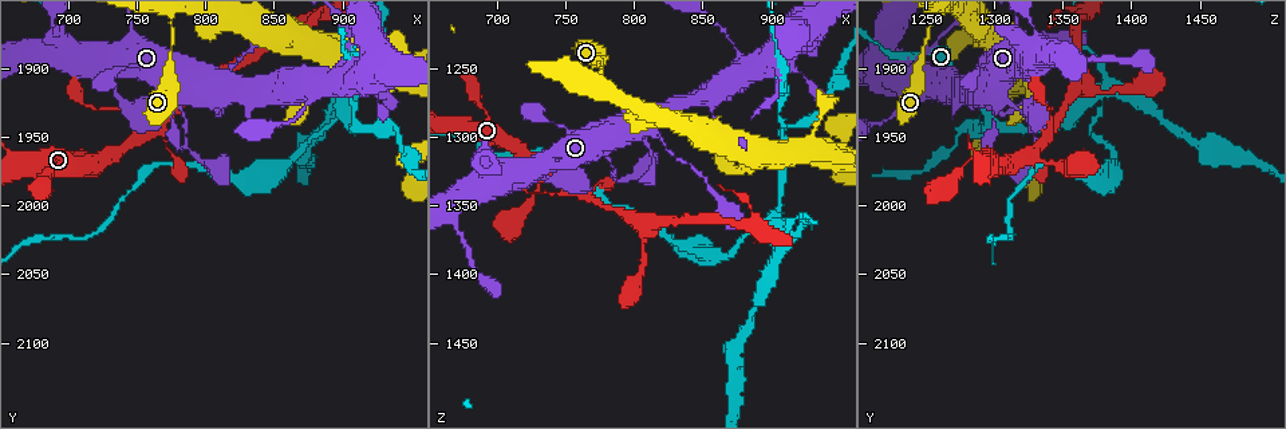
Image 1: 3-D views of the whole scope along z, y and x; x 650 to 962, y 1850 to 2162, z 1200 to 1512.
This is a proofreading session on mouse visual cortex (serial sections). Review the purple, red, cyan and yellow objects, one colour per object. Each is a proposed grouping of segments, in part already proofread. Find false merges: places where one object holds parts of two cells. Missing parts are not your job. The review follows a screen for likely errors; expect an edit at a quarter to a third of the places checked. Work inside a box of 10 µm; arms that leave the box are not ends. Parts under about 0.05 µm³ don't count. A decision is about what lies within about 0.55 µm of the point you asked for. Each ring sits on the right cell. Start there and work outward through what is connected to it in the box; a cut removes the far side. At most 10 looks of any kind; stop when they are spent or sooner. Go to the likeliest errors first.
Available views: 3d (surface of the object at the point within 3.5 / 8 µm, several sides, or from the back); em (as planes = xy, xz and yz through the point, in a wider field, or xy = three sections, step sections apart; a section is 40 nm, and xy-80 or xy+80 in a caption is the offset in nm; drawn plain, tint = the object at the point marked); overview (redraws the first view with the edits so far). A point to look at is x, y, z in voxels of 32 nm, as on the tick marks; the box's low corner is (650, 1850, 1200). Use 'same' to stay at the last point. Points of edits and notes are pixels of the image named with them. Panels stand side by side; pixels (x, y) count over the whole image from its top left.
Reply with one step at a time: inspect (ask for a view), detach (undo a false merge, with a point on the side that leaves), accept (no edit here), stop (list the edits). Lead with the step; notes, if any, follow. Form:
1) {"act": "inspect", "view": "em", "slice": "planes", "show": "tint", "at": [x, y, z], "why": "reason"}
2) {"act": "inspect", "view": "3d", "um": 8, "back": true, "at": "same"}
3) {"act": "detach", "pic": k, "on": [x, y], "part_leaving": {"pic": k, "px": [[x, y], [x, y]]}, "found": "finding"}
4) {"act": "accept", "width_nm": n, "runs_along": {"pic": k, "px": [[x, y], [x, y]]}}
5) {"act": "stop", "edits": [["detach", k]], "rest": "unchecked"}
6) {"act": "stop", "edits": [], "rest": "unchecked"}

{"act": "inspect", "view": "3d", "um": 8, "at": [908, 1936, 1298]}

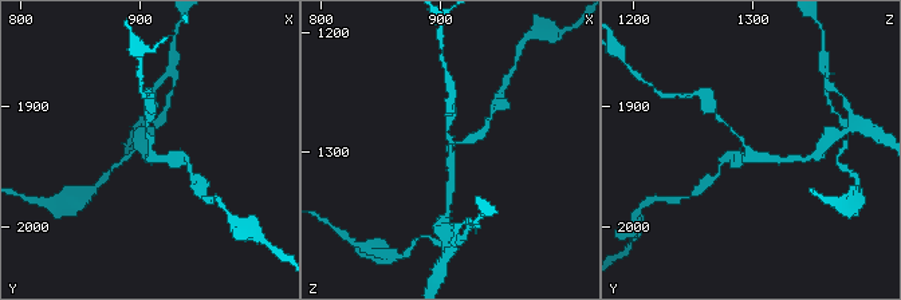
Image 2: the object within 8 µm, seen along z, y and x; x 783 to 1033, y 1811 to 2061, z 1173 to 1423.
{"act": "inspect", "view": "em", "slice": "xy", "step": 3, "show": "tint", "at": "same"}

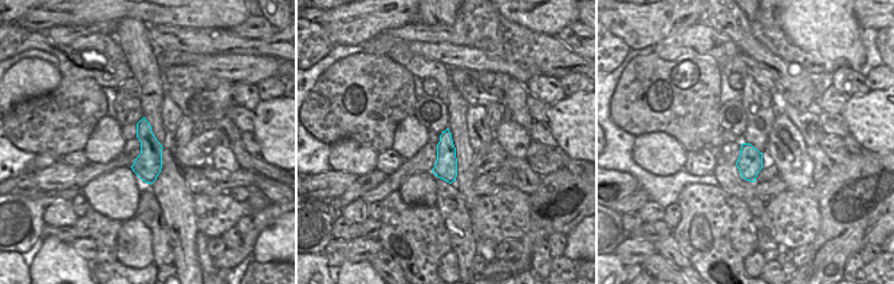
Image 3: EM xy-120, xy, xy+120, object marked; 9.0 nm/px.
{"act": "accept", "arm_widths_nm": [100, 200, 250], "found": "continuous, no second cell"}

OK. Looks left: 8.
{"act": "inspect", "view": "3d", "um": 3.5, "back": true, "at": [900, 1926, 1370], "why": "three arms meet"}

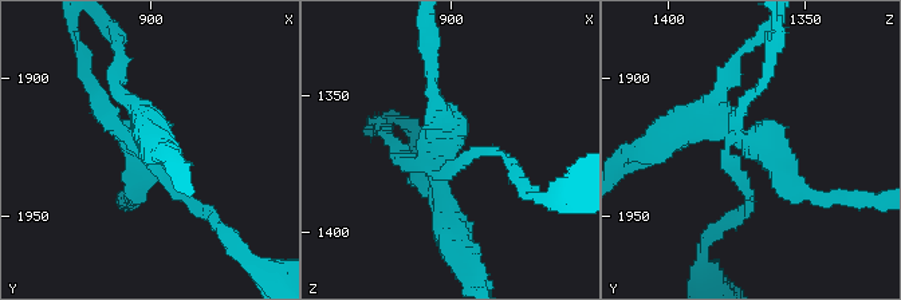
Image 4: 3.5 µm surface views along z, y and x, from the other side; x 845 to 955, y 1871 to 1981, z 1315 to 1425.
{"act": "inspect", "view": "em", "slice": "xy", "step": 2, "show": "tint", "at": [901, 1925, 1369], "why": "shape alone is not enough"}

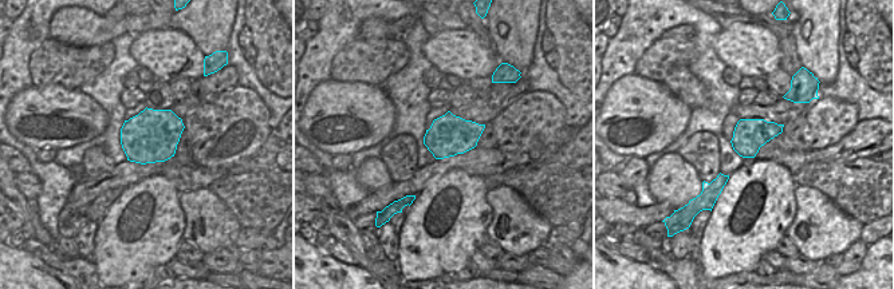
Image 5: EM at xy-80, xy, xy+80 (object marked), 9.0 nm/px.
{"act": "inspect", "view": "em", "slice": "xy", "step": 5, "show": "tint", "at": "same"}

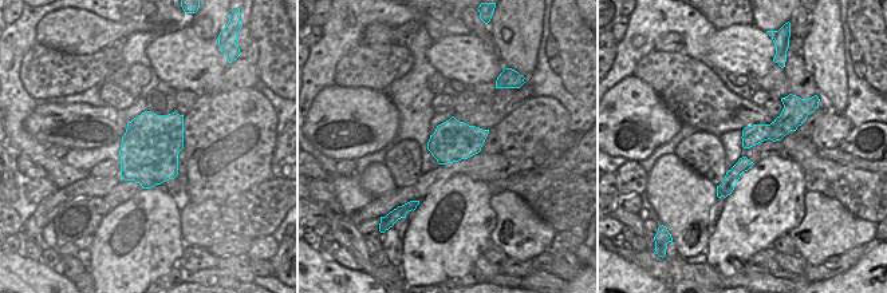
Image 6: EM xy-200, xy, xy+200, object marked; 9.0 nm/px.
{"act": "detach", "pic": 4, "on": [748, 197], "part_leaving": {"pic": 4, "px": [[739, 157], [748, 206], [708, 240]]}, "found": "two cells meet here"}

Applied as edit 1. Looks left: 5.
{"act": "inspect", "view": "3d", "um": 3.5, "at": [780, 1924, 1310], "why": "abrupt turn"}

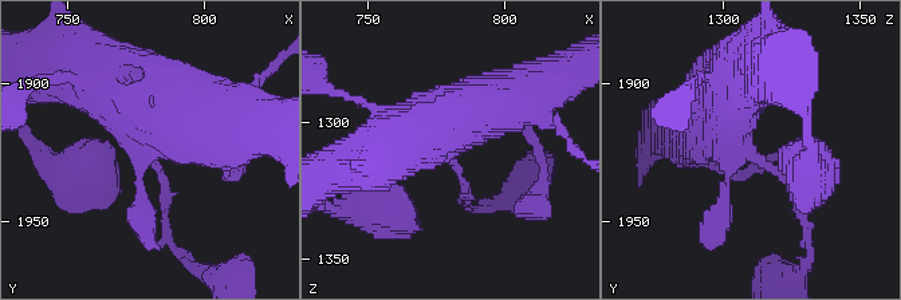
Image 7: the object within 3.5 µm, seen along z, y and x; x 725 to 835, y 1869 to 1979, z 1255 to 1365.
{"act": "inspect", "view": "em", "slice": "xy", "step": 3, "show": "tint", "at": [780, 1922, 1307]}

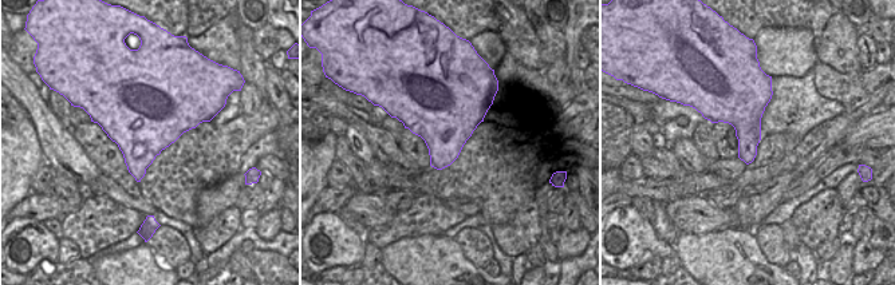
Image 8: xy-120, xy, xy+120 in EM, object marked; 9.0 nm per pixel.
{"act": "accept", "width_nm": 600, "runs_along": {"pic": 7, "px": [[87, 64], [149, 122], [231, 126]]}, "found": "continuous, no second cell"}

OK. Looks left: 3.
{"act": "inspect", "view": "3d", "um": 3.5, "at": [692, 1876, 1330], "why": "a narrow waist"}

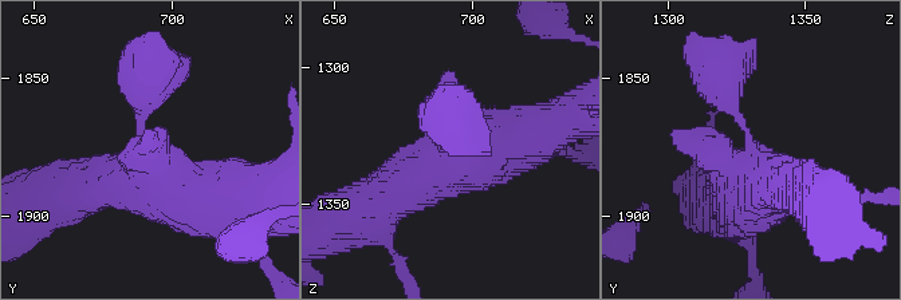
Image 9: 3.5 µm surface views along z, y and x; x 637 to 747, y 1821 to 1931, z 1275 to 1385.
{"act": "accept", "runs_along": {"pic": 9, "px": [[543, 130], [444, 161], [382, 202]]}, "found": "continuous, no second cell"}

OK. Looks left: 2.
{"act": "stop", "edits": [["detach", 4]], "rest": "unchecked"}

